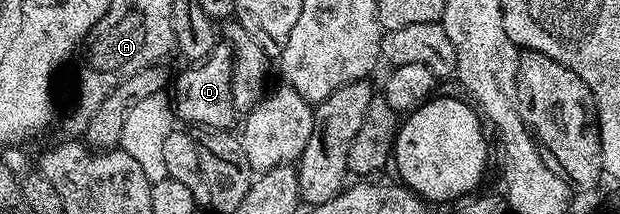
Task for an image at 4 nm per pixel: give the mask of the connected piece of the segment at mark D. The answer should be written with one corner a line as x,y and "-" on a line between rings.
225,41
215,42
212,53
207,59
203,59
201,63
187,66
187,71
182,71
178,75
178,80
173,80
172,91
174,87
174,95
172,94
172,106
176,112
177,118
182,119
186,123
195,123
198,129
230,129
235,125
234,118
236,112
234,110
234,102
232,101
232,69
234,68
234,51
229,43

